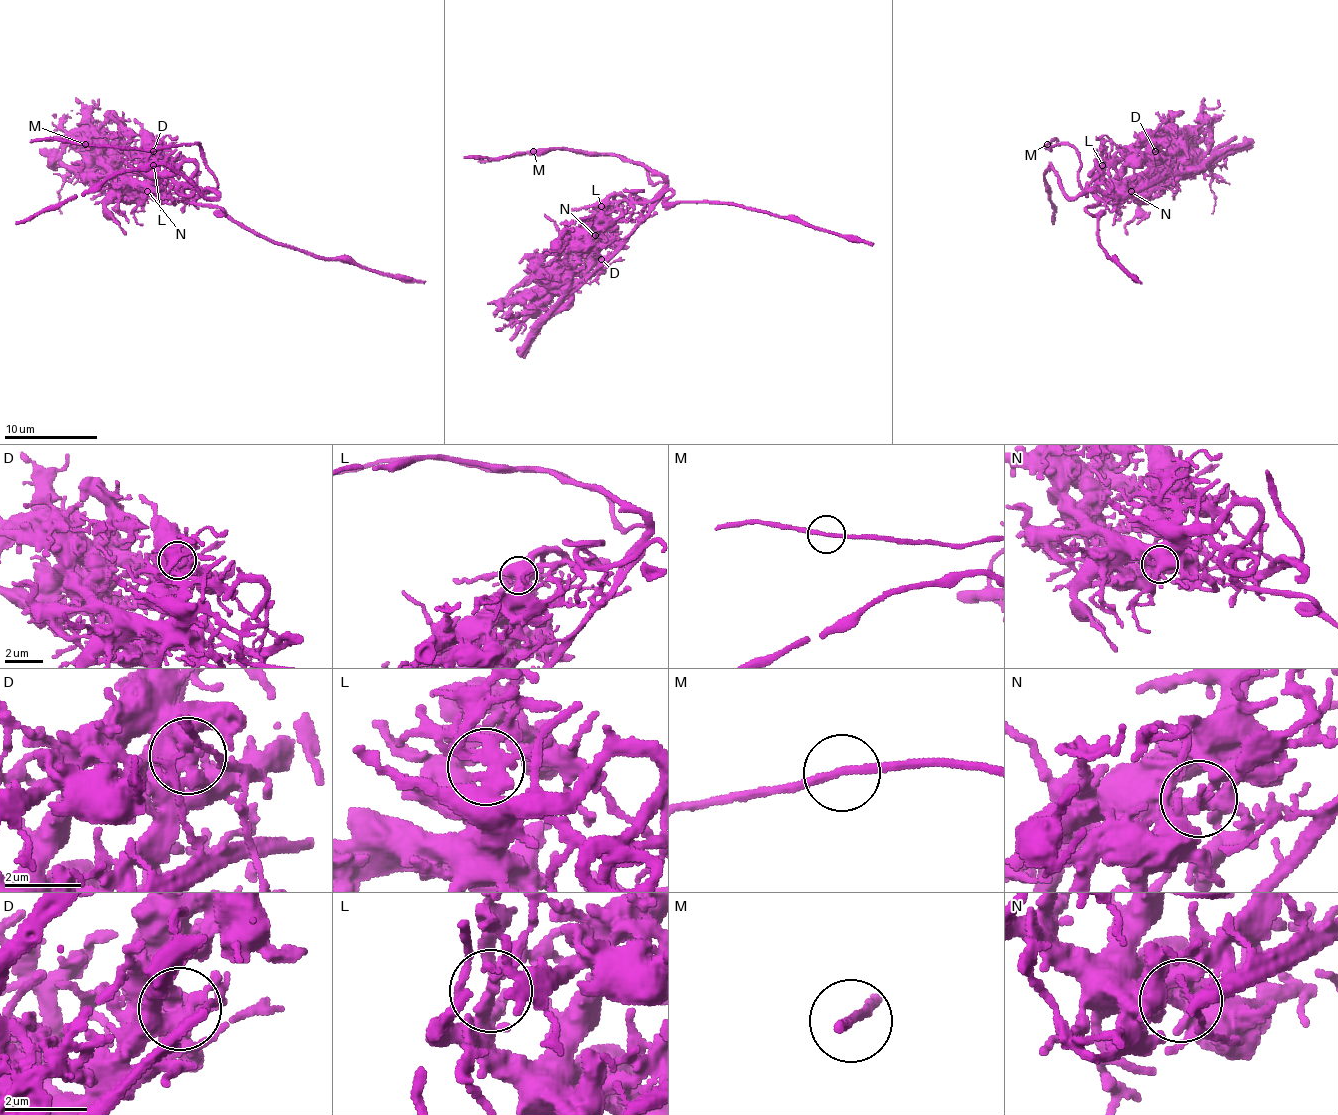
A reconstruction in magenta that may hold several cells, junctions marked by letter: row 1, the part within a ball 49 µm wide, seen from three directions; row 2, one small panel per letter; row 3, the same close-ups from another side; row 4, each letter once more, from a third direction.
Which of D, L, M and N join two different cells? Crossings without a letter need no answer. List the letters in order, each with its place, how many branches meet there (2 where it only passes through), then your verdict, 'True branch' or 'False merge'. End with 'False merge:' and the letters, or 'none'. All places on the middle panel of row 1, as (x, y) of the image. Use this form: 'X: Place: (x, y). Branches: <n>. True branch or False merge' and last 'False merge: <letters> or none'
D: Place: (601, 259). Branches: 3. False merge
L: Place: (601, 206). Branches: 5. True branch
M: Place: (533, 151). Branches: 2. True branch
N: Place: (595, 235). Branches: 5. False merge
False merge: D, N

